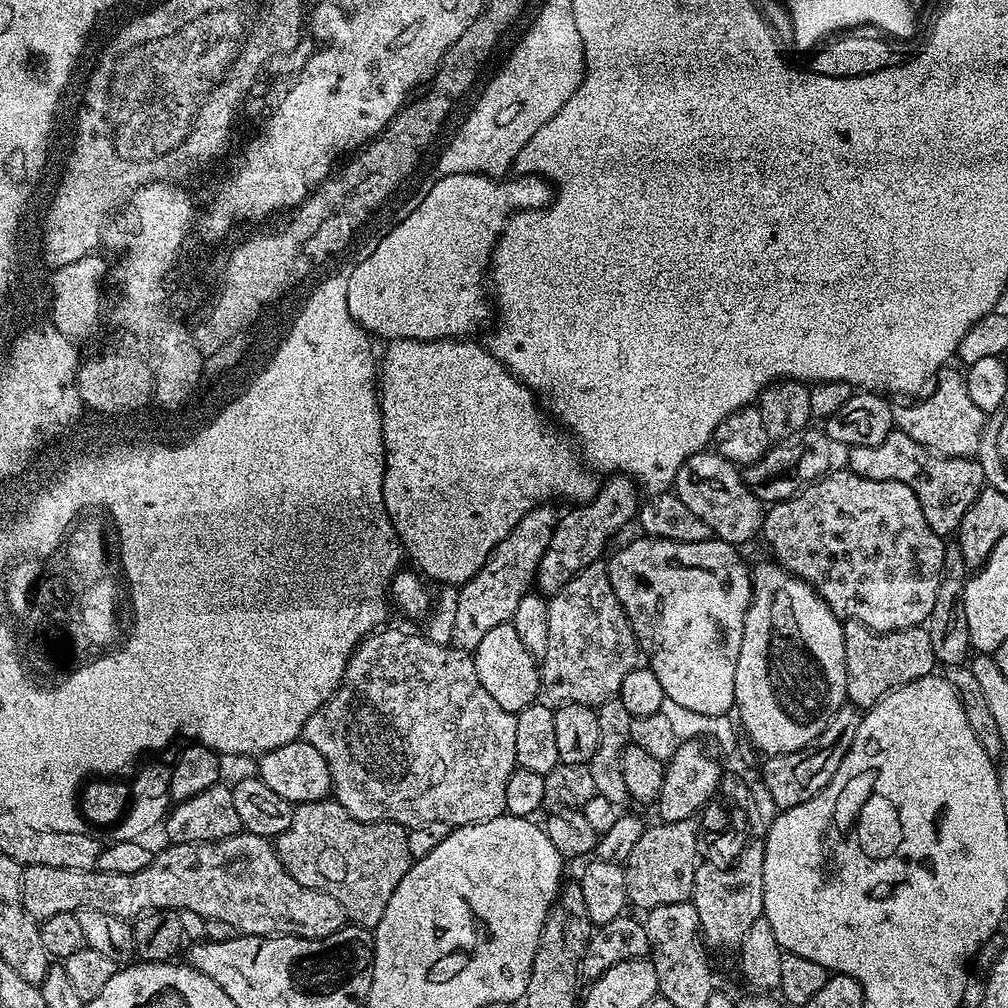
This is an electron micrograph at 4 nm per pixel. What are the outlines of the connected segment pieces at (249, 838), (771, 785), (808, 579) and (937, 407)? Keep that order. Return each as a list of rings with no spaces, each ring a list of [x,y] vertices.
[[[241,831],[225,840],[197,844],[169,843],[167,847],[161,852],[157,851],[150,866],[146,866],[146,870],[138,870],[138,874],[110,874],[77,868],[55,868],[45,864],[27,865],[23,869],[21,882],[25,909],[37,922],[54,914],[76,912],[82,906],[94,906],[94,910],[102,910],[106,914],[114,914],[127,921],[153,910],[179,910],[193,912],[203,916],[205,920],[230,922],[230,926],[234,926],[237,933],[261,938],[301,936],[317,940],[334,934],[346,923],[342,902],[338,902],[338,898],[334,898],[329,892],[307,888],[298,883],[282,866],[275,843],[269,837]]]
[[[845,702],[833,714],[830,722],[824,727],[822,734],[818,734],[814,743],[807,744],[797,752],[769,756],[763,761],[765,764],[762,779],[766,790],[770,790],[770,794],[774,794],[774,802],[778,807],[783,810],[798,806],[802,802],[814,798],[814,794],[818,794],[826,787],[830,778],[834,778],[842,758],[846,758],[846,754],[854,742],[854,734],[858,734],[861,715],[861,709],[854,708]]]
[[[833,470],[826,476],[808,484],[789,500],[779,500],[771,505],[764,514],[764,526],[762,529],[762,539],[768,543],[768,548],[773,552],[775,563],[785,568],[787,572],[794,576],[799,576],[816,591],[834,610],[834,614],[844,620],[857,620],[866,626],[870,626],[875,632],[897,632],[903,628],[914,628],[923,625],[927,621],[928,615],[934,610],[934,598],[938,594],[940,578],[944,575],[944,550],[945,541],[934,530],[930,530],[930,522],[926,522],[926,514],[922,514],[922,506],[918,506],[918,498],[910,486],[902,482],[893,480],[871,480],[862,478],[858,474],[847,470]]]
[[[945,366],[936,373],[929,396],[920,394],[915,398],[893,399],[892,413],[896,419],[896,428],[914,438],[914,442],[929,452],[950,458],[972,458],[980,451],[986,413],[978,410],[978,405],[970,398],[970,390],[966,390],[965,373],[959,367],[952,367]]]

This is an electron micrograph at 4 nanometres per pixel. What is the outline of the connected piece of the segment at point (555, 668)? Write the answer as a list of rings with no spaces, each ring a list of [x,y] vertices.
[[[597,562],[583,568],[574,578],[570,578],[570,582],[566,582],[566,586],[562,586],[562,590],[556,593],[555,596],[548,600],[548,609],[550,610],[550,642],[546,646],[546,654],[539,661],[538,667],[540,669],[540,687],[543,695],[549,701],[556,700],[557,705],[562,704],[585,704],[591,708],[596,708],[599,705],[605,704],[607,700],[619,697],[620,687],[626,674],[630,674],[630,670],[638,667],[642,660],[642,653],[640,645],[636,643],[636,635],[630,626],[628,616],[624,612],[622,602],[618,600],[618,594],[614,594],[614,586],[608,577],[607,567],[603,563]]]

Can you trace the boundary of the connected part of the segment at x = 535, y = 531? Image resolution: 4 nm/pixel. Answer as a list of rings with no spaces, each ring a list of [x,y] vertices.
[[[545,502],[527,512],[522,522],[518,522],[518,526],[514,526],[498,546],[494,546],[482,567],[465,584],[459,585],[451,638],[455,647],[475,653],[478,642],[486,638],[486,630],[509,623],[514,610],[518,610],[518,602],[533,591],[538,562],[542,562],[542,554],[546,554],[546,546],[550,546],[550,538],[556,529],[558,512],[552,506]]]

